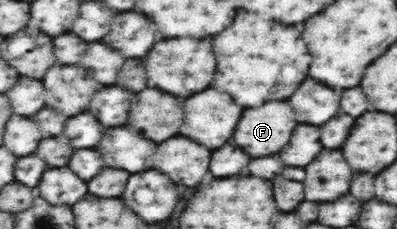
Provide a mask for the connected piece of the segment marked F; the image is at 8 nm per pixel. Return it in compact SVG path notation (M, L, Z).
M272 100L242 114L234 142L254 158L270 156L288 144L296 124L290 104Z

